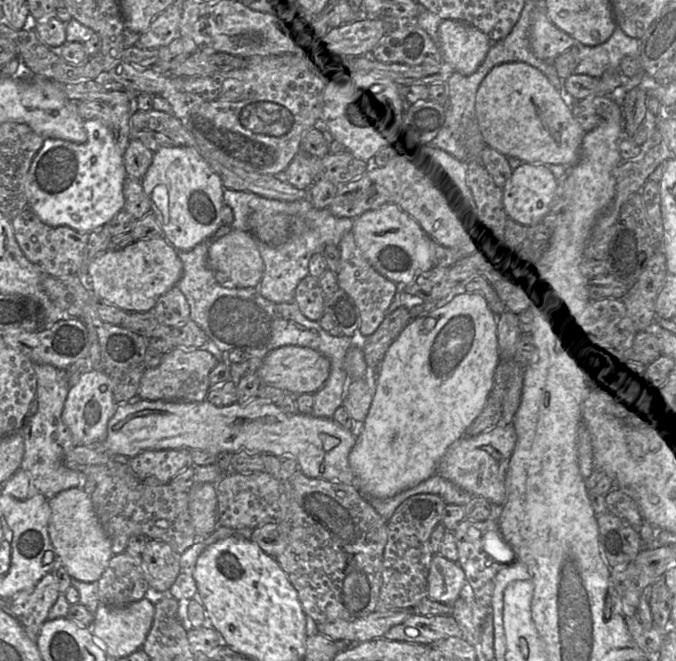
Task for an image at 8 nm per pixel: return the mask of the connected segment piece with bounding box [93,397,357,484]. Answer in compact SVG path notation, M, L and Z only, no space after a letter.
M256 397L247 403L234 403L225 407L217 407L207 400L202 402L179 402L179 401L149 401L140 399L137 402L129 402L127 404L118 404L114 416L109 420L107 425L107 435L103 442L99 445L93 445L97 448L103 450L108 456L114 457L116 455L123 455L128 458L133 458L139 453L145 450L162 450L162 449L199 449L211 452L212 454L219 455L223 452L238 452L247 451L250 453L267 453L273 455L291 455L294 457L298 463L298 469L306 476L310 478L320 478L328 481L340 482L344 484L354 484L354 474L349 464L349 454L355 445L357 436L351 431L343 428L332 418L320 418L315 417L311 414L287 414L280 409L280 407L270 400L264 400Z

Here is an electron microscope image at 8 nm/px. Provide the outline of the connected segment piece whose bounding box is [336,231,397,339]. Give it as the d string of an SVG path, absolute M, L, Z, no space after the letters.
M352 232L342 237L338 248L340 250L340 270L336 274L338 287L344 290L355 302L361 318L360 336L364 339L371 336L387 315L397 284L378 273L364 258L357 246Z

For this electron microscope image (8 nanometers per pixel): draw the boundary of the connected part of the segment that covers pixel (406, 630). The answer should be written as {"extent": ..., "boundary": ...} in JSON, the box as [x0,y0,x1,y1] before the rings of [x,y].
{"extent":[383,614,462,644],"boundary":[[[412,614],[402,623],[391,627],[383,636],[388,640],[410,643],[432,644],[449,637],[462,637],[462,631],[451,615],[420,615]]]}

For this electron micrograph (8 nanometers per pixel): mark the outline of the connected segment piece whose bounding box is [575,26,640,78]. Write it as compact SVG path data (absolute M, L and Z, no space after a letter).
M616 26L610 38L597 46L576 43L579 63L576 74L600 78L607 71L618 71L621 60L626 56L639 59L640 40L626 35Z

